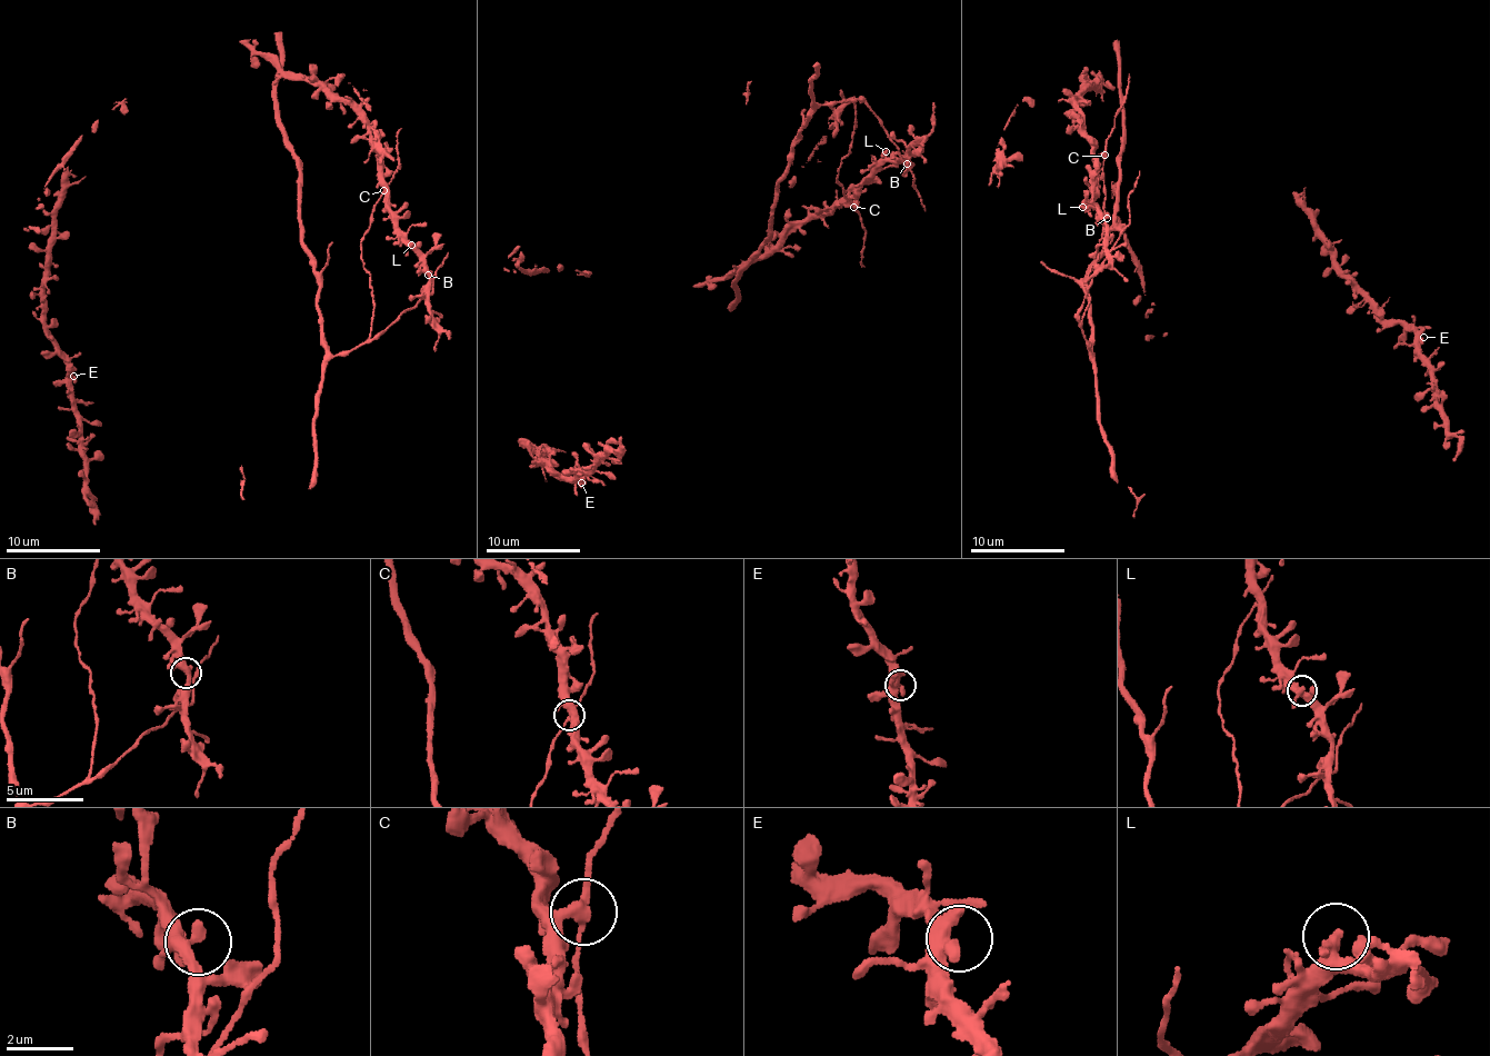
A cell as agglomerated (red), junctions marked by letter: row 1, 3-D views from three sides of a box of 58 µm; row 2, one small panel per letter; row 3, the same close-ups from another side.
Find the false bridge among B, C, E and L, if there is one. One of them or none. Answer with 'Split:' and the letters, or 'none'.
Split: none

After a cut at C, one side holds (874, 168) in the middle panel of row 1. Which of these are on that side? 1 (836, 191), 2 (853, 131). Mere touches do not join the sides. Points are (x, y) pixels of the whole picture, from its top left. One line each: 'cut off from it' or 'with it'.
1: with it
2: cut off from it

